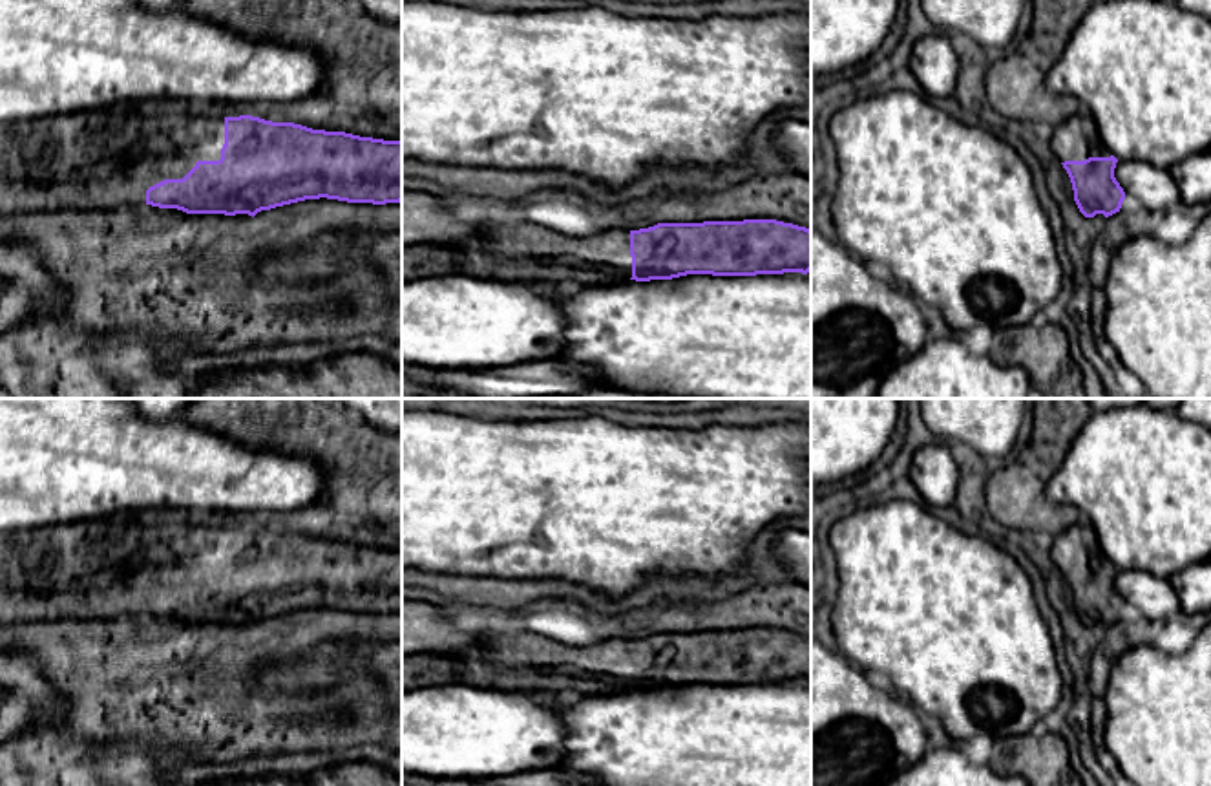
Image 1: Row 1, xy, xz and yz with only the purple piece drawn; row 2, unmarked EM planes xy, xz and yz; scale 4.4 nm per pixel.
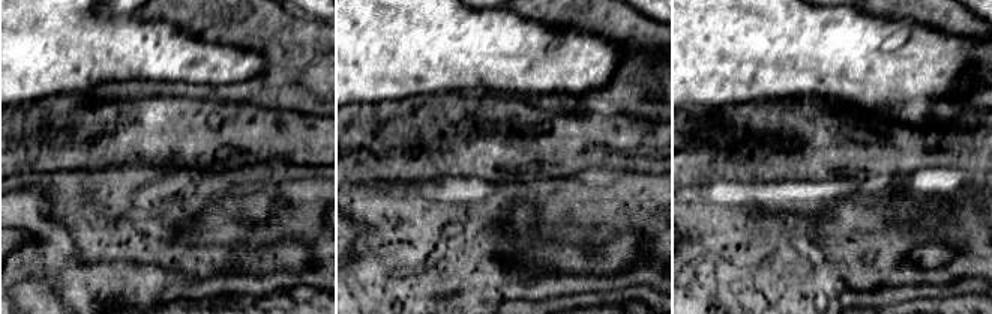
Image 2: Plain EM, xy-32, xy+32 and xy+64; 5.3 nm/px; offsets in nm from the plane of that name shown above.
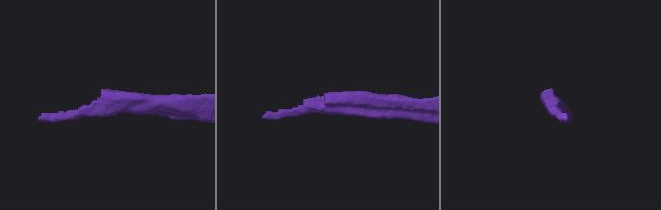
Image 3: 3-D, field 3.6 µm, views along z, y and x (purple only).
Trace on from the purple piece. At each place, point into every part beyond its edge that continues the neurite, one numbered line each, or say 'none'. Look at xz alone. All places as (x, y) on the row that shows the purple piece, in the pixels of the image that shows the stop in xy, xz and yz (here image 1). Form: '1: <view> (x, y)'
1: xz (501, 251)

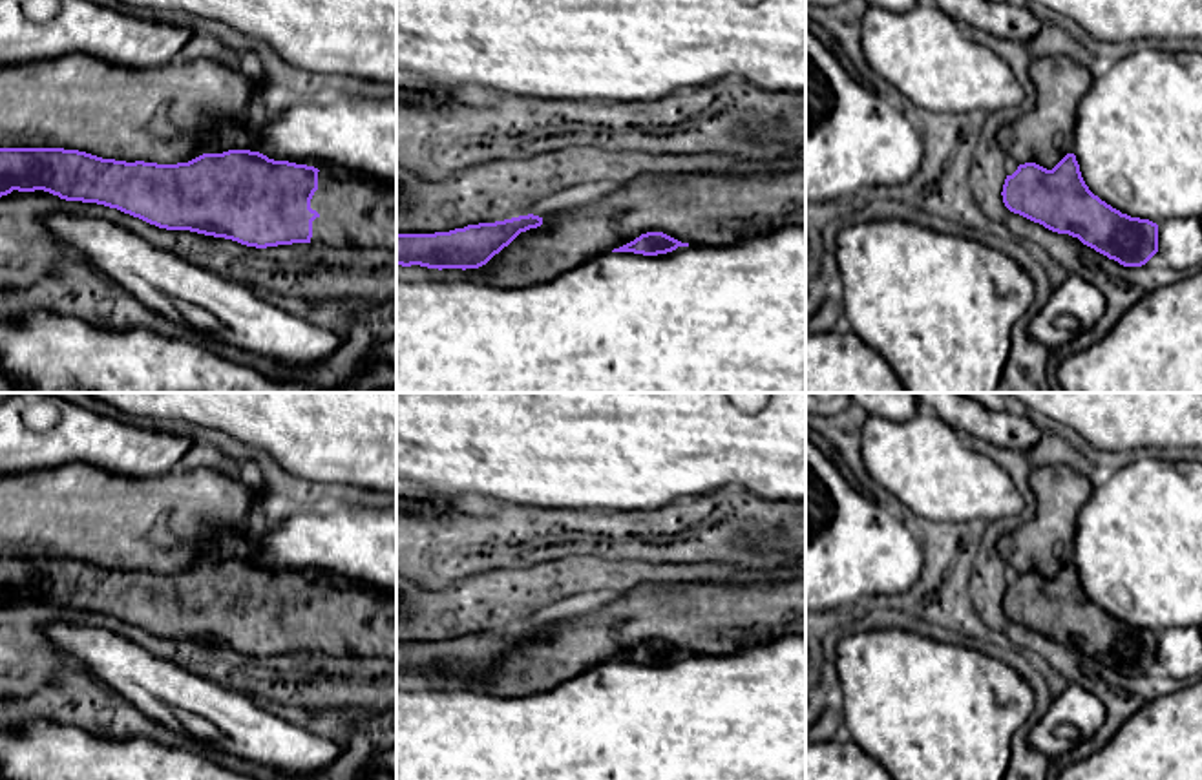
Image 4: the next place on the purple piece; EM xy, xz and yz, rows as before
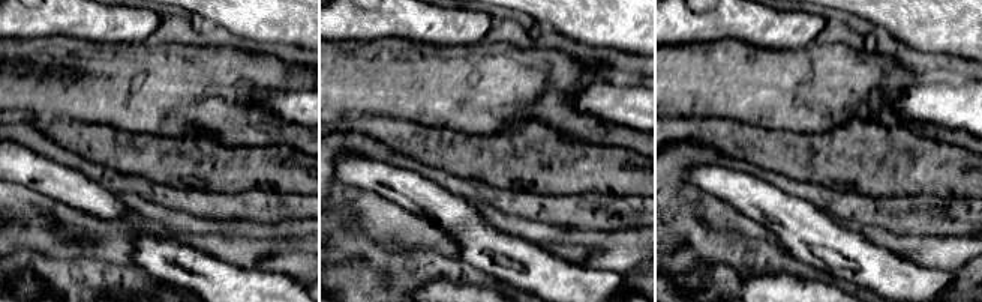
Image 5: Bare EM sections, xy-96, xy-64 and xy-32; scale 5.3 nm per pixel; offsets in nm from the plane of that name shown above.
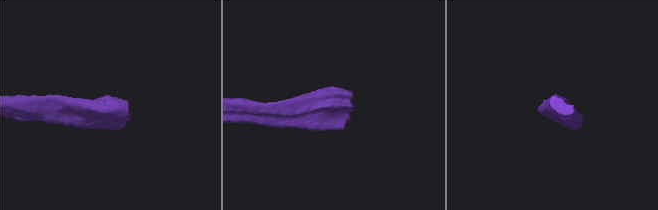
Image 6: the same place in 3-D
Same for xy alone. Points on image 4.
1: xy (353, 212)

